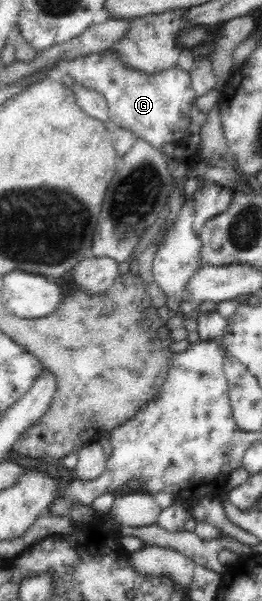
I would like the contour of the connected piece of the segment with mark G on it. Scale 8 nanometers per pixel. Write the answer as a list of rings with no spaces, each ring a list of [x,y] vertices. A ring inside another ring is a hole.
[[[108,50],[73,58],[67,62],[67,72],[76,82],[104,95],[109,107],[109,120],[114,122],[116,128],[127,128],[135,139],[141,138],[156,150],[161,150],[168,157],[172,169],[180,162],[185,162],[188,168],[202,160],[199,151],[201,130],[208,114],[203,114],[196,105],[198,96],[191,86],[191,74],[188,71],[177,65],[156,74],[142,73],[132,67],[126,67],[116,53],[110,53]]]

